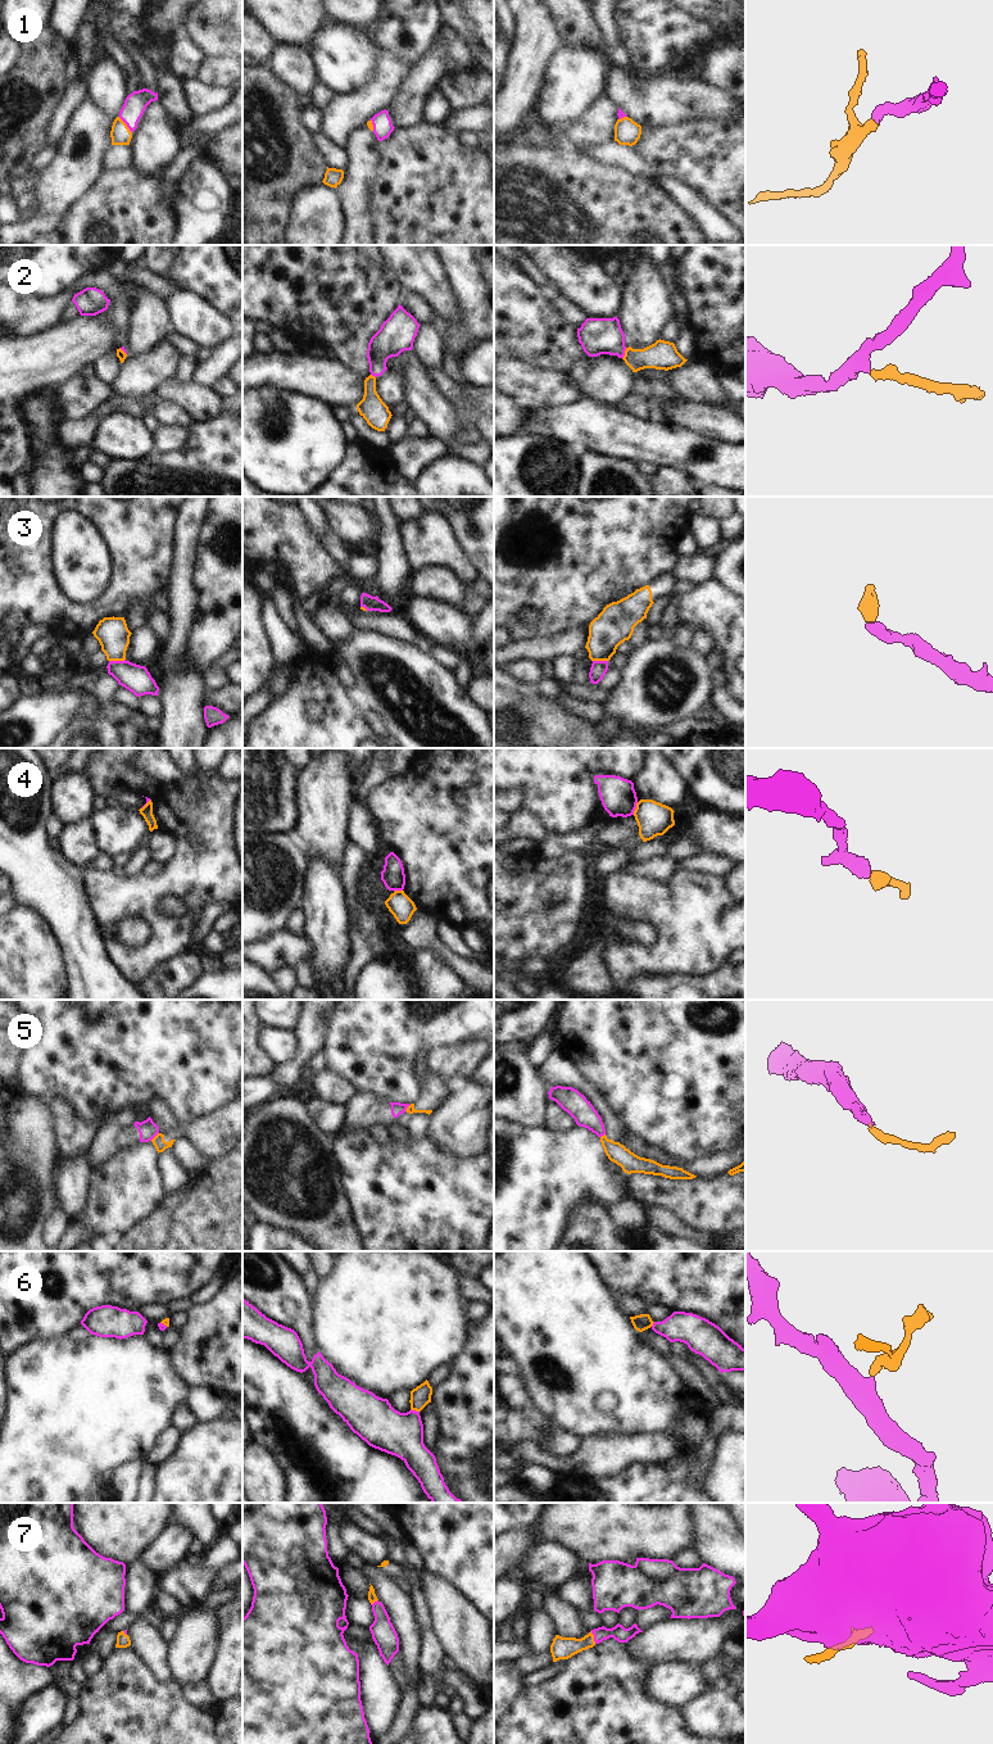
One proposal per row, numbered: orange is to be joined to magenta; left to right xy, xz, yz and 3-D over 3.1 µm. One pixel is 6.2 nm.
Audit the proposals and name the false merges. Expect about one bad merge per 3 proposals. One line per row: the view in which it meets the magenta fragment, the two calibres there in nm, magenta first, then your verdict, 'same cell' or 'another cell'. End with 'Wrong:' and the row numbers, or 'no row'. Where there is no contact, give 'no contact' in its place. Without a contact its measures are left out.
1: xy | 140/130 nm | same cell
2: yz | 220/180 nm | another cell
3: xy | 170/200 nm | same cell
4: yz | 220/220 nm | another cell
5: xy | 120/80 nm | another cell
6: xz | 280/130 nm | same cell
7: yz | 100/140 nm | same cell
Wrong: 2, 4, 5

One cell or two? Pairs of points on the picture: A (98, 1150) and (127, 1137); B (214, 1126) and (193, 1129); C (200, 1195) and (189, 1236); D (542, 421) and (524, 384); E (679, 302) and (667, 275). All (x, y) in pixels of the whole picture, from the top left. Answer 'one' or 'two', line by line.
A: one
B: one
C: one
D: two
E: one

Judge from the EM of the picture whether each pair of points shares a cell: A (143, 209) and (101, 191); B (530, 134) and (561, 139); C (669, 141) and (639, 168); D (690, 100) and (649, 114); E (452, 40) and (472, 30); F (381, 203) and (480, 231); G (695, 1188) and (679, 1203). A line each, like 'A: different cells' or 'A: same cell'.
A: same cell
B: same cell
C: different cells
D: same cell
E: different cells
F: same cell
G: same cell

